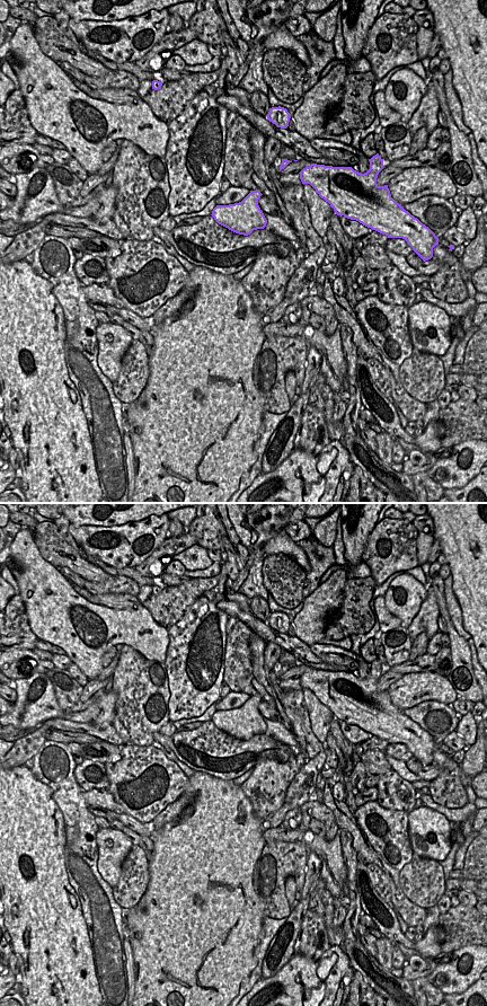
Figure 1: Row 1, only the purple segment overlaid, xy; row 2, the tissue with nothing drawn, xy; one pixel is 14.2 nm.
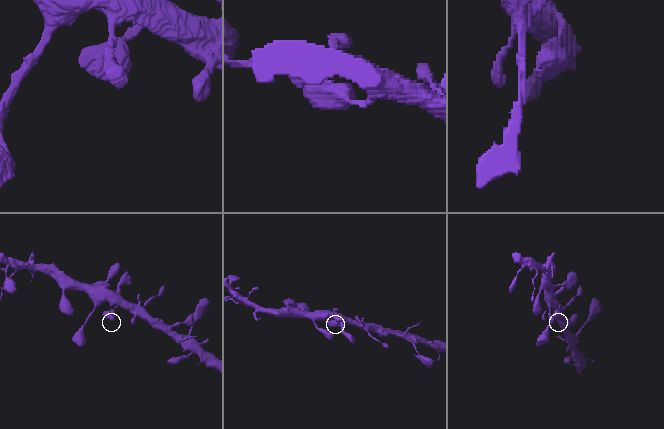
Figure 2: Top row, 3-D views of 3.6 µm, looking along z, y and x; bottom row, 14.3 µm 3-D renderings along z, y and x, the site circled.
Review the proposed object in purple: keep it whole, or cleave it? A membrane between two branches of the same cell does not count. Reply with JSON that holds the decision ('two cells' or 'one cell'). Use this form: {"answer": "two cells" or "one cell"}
{"answer": "one cell"}

